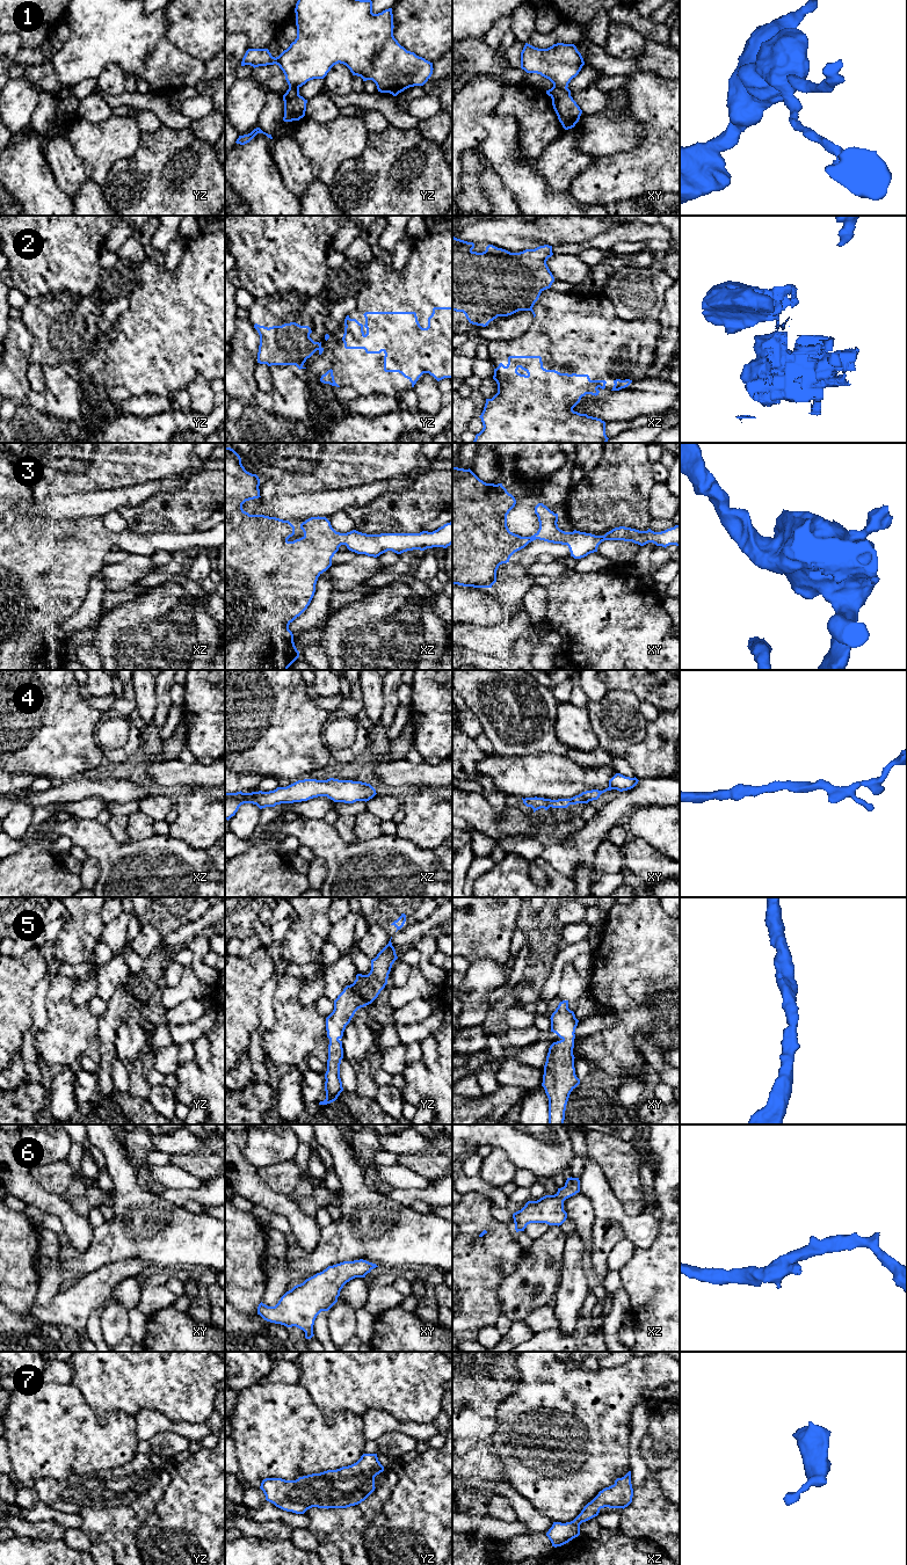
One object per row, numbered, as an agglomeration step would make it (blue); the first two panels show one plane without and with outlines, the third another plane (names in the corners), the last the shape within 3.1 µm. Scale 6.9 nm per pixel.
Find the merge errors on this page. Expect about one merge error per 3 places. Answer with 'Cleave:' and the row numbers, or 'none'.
Cleave: 1, 2

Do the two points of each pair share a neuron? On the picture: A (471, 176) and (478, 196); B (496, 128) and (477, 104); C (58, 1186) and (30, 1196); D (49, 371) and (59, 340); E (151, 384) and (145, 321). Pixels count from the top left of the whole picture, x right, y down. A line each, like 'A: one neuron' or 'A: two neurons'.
A: one neuron
B: two neurons
C: two neurons
D: two neurons
E: one neuron

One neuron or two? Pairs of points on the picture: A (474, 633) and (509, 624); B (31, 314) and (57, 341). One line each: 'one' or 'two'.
A: one
B: one

